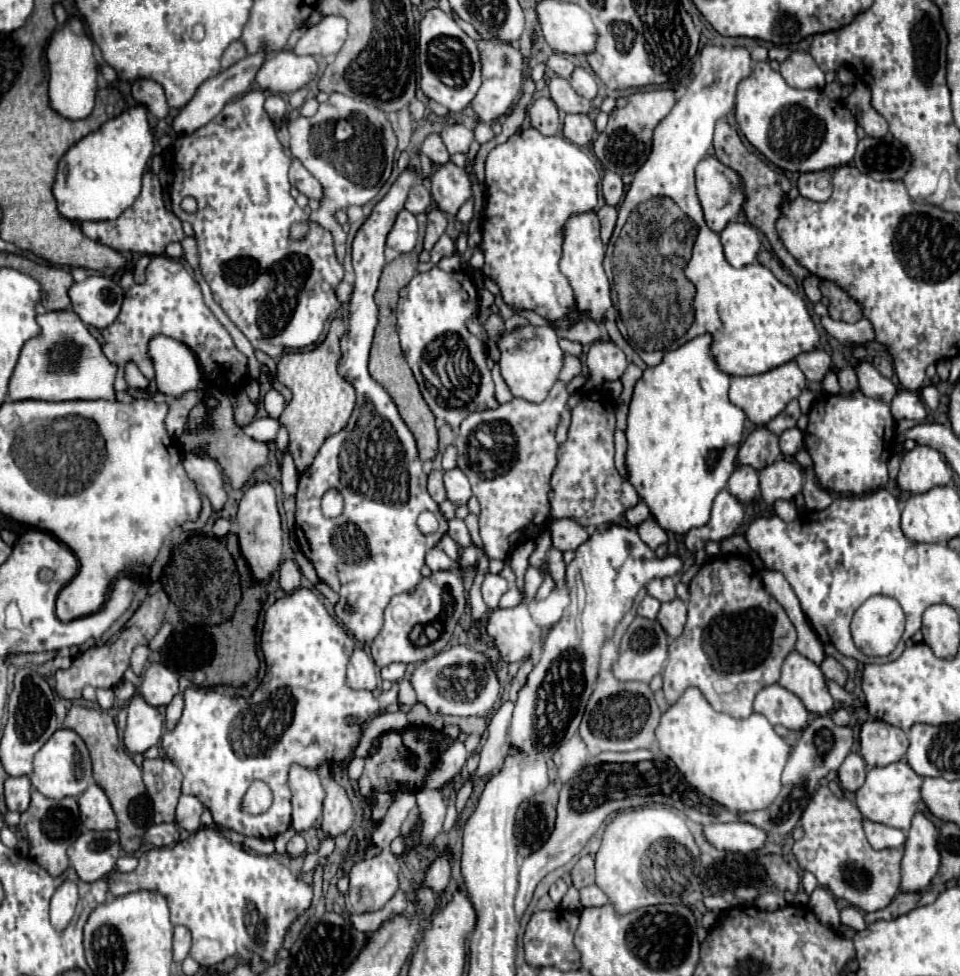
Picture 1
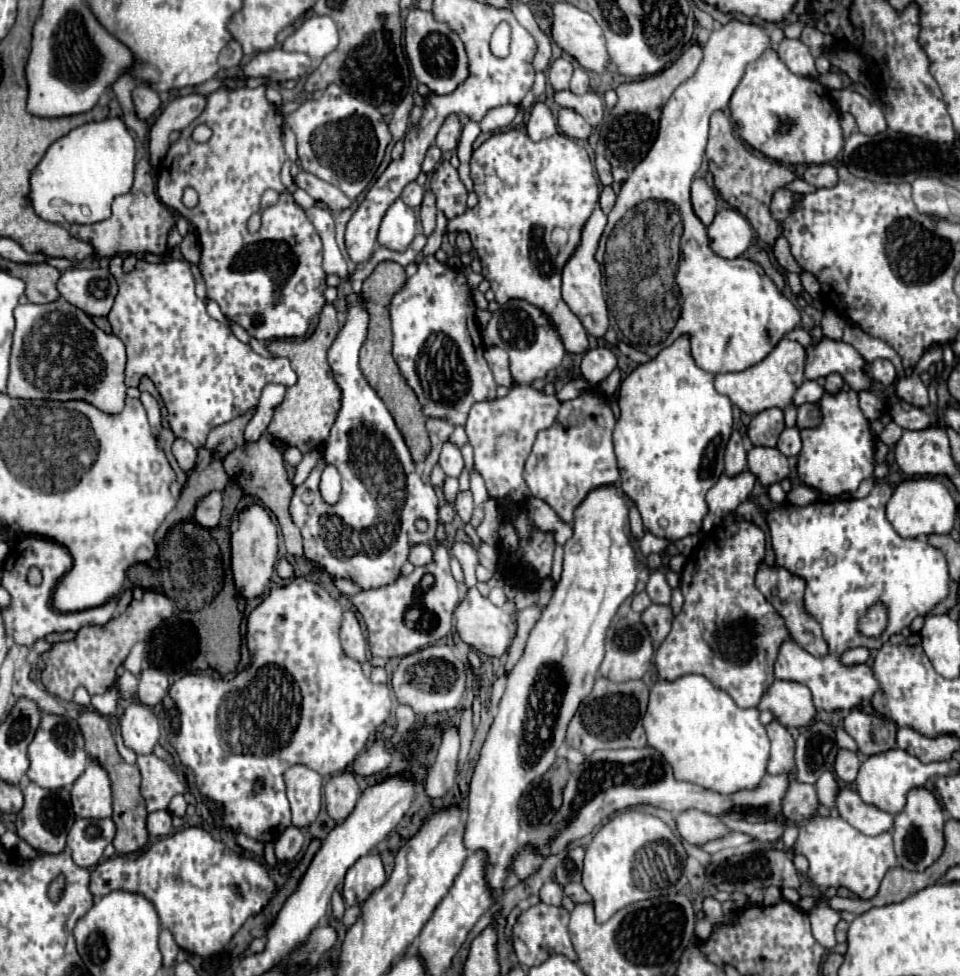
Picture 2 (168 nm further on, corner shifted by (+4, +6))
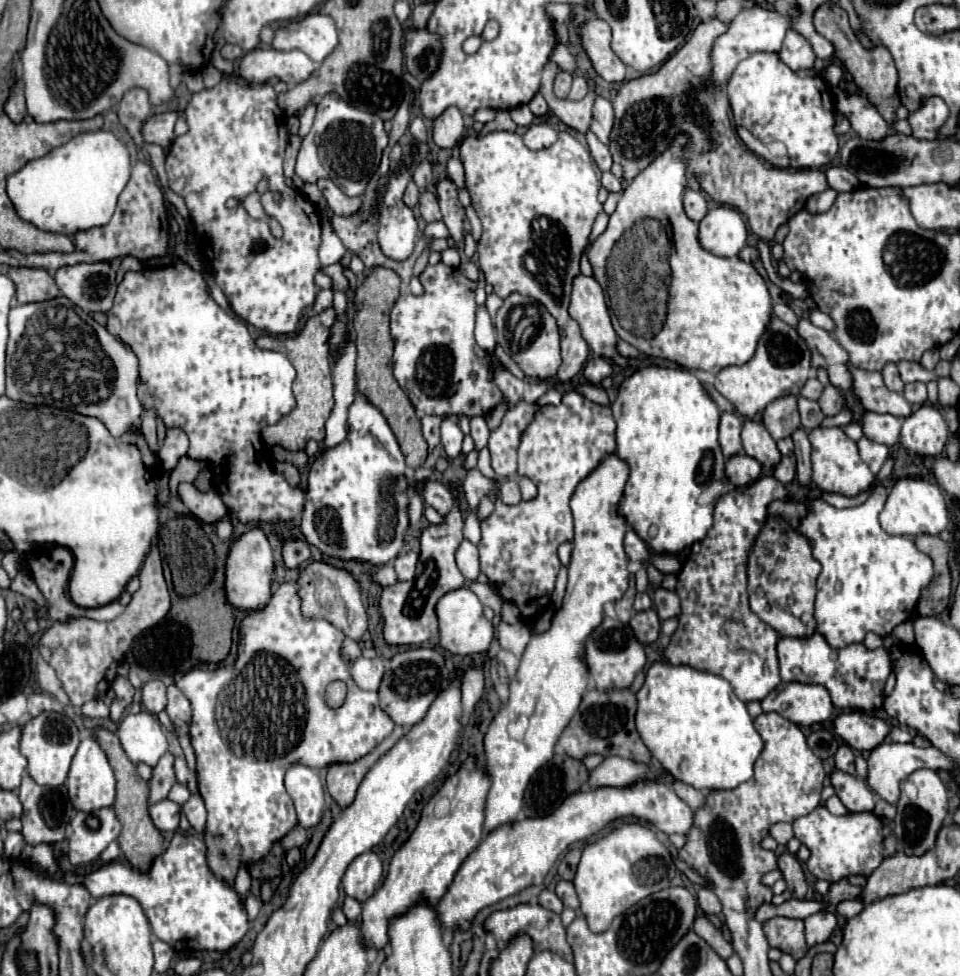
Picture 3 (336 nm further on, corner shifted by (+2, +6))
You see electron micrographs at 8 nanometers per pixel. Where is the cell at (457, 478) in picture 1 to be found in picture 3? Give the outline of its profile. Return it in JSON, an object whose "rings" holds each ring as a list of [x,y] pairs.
{"rings":[[[455,417],[443,419],[443,423],[441,423],[441,443],[443,443],[447,459],[455,459],[455,457],[461,455],[463,433],[461,433]]]}

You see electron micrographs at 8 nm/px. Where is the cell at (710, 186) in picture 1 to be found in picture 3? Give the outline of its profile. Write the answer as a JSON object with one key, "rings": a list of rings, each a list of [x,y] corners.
{"rings":[[[687,189],[685,197],[683,197],[683,205],[685,205],[687,217],[693,219],[695,223],[699,223],[707,215],[707,201],[705,201],[705,197],[703,197],[701,191]]]}

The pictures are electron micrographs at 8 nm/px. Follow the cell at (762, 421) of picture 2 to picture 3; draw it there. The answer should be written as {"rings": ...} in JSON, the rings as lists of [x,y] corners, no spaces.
{"rings":[[[787,395],[769,403],[763,411],[763,425],[767,427],[769,435],[779,441],[789,437],[799,427],[799,411],[797,411],[797,397]]]}

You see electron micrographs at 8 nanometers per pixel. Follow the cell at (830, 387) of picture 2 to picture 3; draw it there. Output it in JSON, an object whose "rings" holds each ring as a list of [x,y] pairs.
{"rings":[[[827,385],[823,389],[823,395],[819,399],[819,405],[821,405],[821,411],[827,415],[827,417],[833,417],[839,413],[839,409],[845,405],[847,397],[843,395],[841,389],[833,387],[833,385]]]}

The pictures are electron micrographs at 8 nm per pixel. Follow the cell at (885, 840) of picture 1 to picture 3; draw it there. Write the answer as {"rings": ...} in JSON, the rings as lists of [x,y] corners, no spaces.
{"rings":[[[835,769],[831,773],[831,785],[835,787],[837,797],[847,807],[849,813],[863,813],[863,811],[873,813],[873,809],[875,809],[875,795],[855,775],[847,775],[847,773]]]}

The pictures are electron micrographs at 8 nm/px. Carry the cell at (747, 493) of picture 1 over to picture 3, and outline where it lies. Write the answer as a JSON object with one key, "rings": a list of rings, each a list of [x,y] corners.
{"rings":[[[723,413],[723,419],[719,423],[719,443],[721,443],[723,455],[727,459],[733,455],[739,455],[743,451],[741,427],[743,427],[743,423],[735,413]]]}

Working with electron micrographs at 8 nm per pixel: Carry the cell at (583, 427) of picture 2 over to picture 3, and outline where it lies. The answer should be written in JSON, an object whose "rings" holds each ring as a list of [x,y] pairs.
{"rings":[[[567,391],[563,395],[563,401],[559,407],[545,405],[539,409],[539,415],[535,415],[531,427],[523,433],[521,445],[519,445],[519,475],[529,477],[537,489],[539,495],[533,501],[521,501],[519,505],[503,505],[501,499],[495,499],[495,511],[491,517],[481,521],[481,541],[479,541],[479,559],[481,559],[481,571],[489,577],[489,583],[497,589],[497,593],[517,603],[521,617],[525,621],[533,619],[551,601],[551,593],[555,589],[555,577],[561,567],[557,557],[557,547],[563,541],[573,539],[573,517],[569,509],[569,499],[575,493],[577,485],[589,477],[605,457],[613,455],[615,449],[615,419],[611,413],[611,407],[597,405],[583,395],[575,391]]]}

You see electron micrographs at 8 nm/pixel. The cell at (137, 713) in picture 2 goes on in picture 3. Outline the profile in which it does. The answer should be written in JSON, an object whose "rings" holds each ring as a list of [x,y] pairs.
{"rings":[[[149,711],[127,713],[117,729],[119,741],[133,763],[147,763],[155,767],[159,757],[167,751],[167,739],[156,715]]]}

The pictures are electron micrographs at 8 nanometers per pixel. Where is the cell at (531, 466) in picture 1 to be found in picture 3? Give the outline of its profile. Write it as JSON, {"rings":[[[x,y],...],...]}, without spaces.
{"rings":[[[519,401],[505,413],[501,425],[491,431],[487,447],[491,453],[491,467],[497,477],[509,479],[517,473],[517,449],[521,443],[521,435],[539,409],[539,403]]]}

